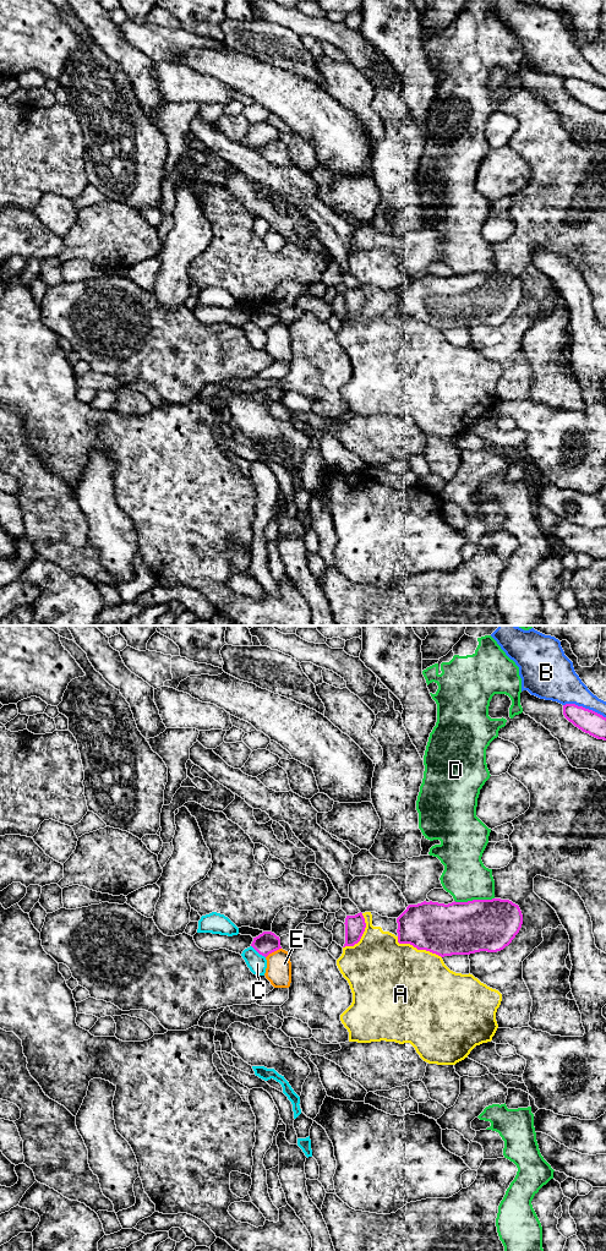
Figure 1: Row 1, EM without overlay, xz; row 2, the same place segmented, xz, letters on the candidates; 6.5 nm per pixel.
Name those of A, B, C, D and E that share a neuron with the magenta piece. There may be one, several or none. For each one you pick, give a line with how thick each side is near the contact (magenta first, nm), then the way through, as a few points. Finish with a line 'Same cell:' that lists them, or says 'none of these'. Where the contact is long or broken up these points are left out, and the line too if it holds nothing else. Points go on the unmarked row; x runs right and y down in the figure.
Same cell: none of these

